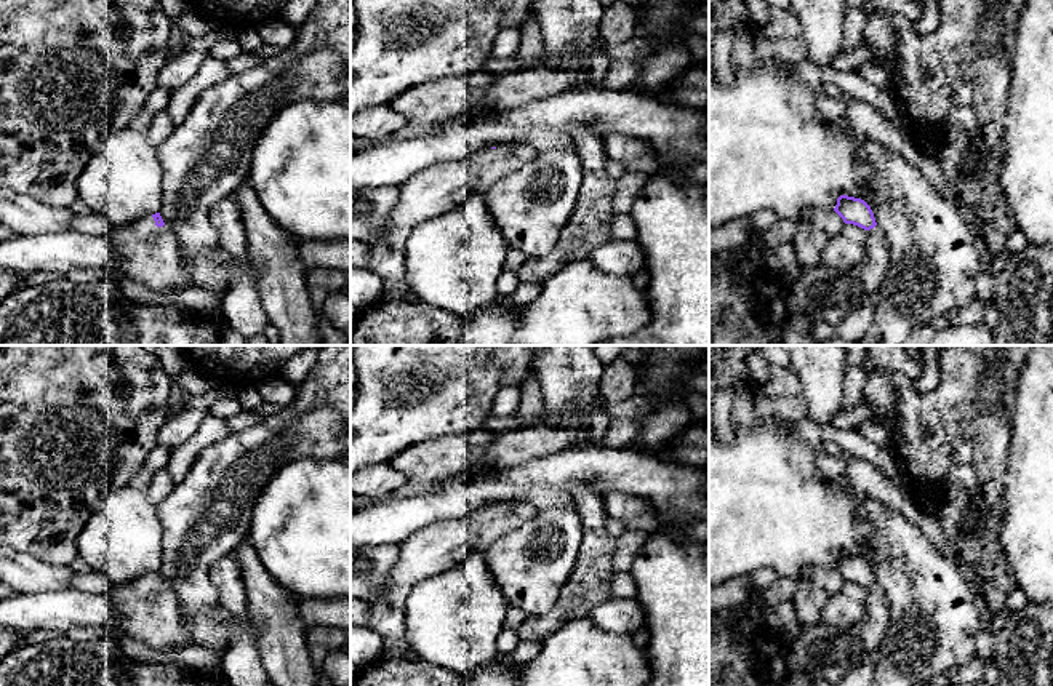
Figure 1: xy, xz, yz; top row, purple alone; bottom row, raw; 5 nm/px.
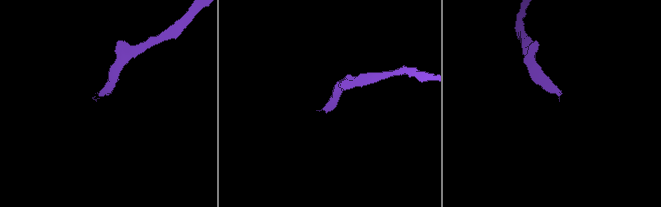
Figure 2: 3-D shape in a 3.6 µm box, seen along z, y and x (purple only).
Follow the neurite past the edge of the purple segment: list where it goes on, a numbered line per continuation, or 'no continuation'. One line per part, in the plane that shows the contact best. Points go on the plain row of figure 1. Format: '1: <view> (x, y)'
1: xy (148, 613)

